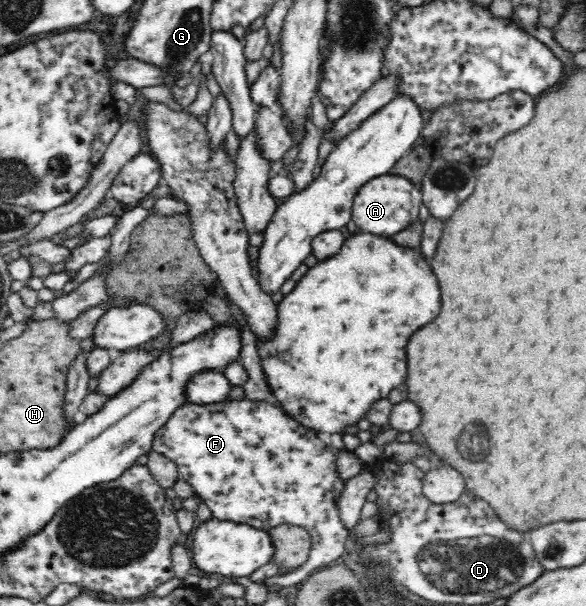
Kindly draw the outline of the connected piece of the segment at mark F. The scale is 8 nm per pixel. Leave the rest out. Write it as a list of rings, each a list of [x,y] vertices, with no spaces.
[[[252,399],[242,400],[230,400],[227,402],[220,402],[214,404],[200,405],[196,403],[186,403],[182,408],[179,408],[170,416],[165,426],[155,435],[151,451],[154,453],[168,458],[172,463],[176,464],[177,470],[180,474],[180,478],[188,482],[188,485],[192,487],[194,494],[201,498],[207,507],[210,509],[213,518],[221,520],[222,522],[236,522],[240,524],[246,524],[253,526],[258,530],[267,531],[275,526],[288,523],[289,525],[298,525],[308,531],[311,538],[311,549],[309,550],[308,561],[294,572],[288,574],[284,572],[274,578],[268,578],[264,580],[264,583],[268,585],[276,585],[278,589],[280,586],[292,586],[292,584],[298,584],[302,580],[306,580],[310,574],[316,572],[320,567],[336,561],[345,550],[350,548],[349,542],[351,541],[351,532],[342,526],[340,519],[337,515],[338,498],[340,498],[340,492],[344,488],[343,480],[340,480],[338,473],[336,472],[337,457],[332,453],[332,448],[329,448],[329,444],[326,438],[323,436],[314,435],[312,430],[307,430],[304,426],[300,425],[296,419],[290,418],[289,415],[282,409],[270,404],[269,402],[257,401]]]

